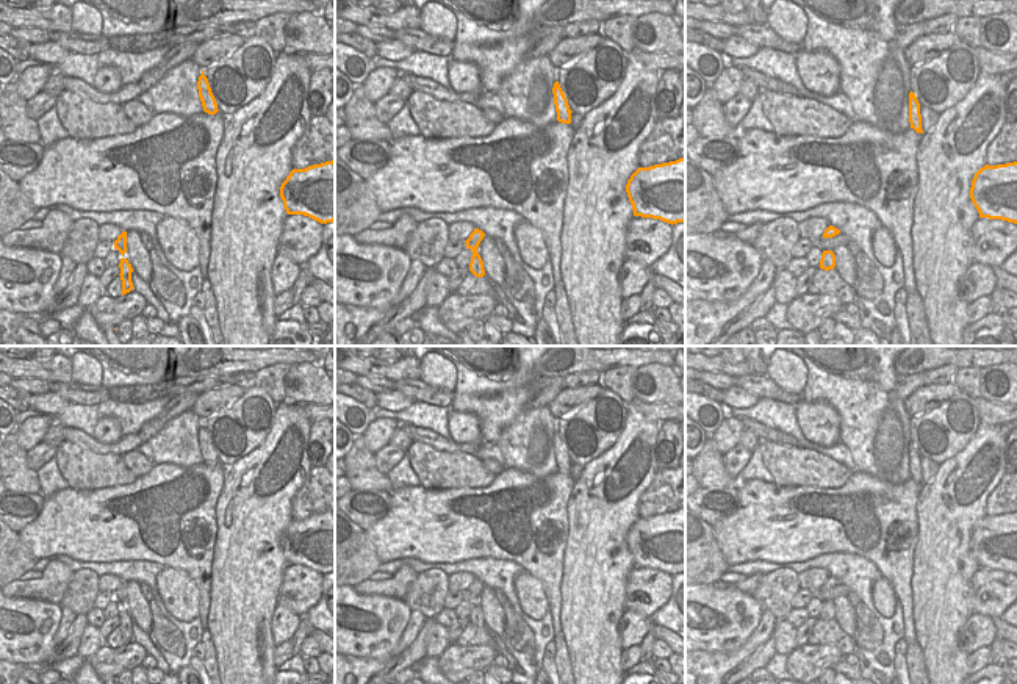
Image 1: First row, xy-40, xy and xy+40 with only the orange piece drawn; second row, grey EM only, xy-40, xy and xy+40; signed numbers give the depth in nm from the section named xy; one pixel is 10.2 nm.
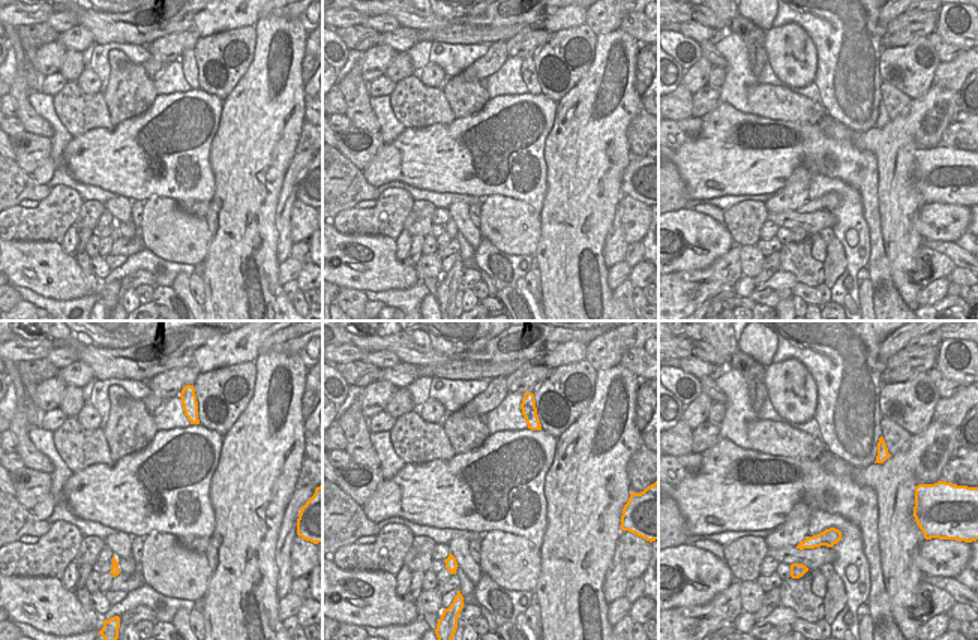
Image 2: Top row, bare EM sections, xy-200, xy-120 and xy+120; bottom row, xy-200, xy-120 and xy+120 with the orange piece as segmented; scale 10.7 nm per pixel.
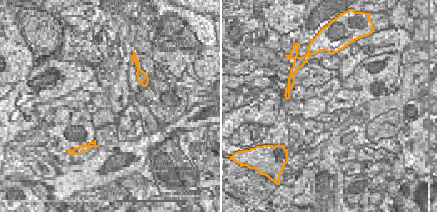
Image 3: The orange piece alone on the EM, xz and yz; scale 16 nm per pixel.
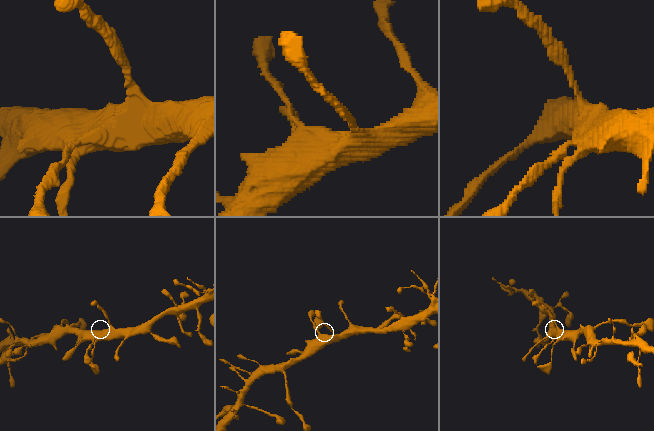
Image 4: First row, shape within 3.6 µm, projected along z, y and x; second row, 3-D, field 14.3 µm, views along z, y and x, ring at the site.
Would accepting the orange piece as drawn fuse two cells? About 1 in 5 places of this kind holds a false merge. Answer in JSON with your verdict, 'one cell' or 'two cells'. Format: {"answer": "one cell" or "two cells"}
{"answer": "one cell"}

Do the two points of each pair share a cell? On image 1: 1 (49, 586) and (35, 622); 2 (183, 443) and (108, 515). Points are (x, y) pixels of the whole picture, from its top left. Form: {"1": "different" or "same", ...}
{"1": "different", "2": "different"}

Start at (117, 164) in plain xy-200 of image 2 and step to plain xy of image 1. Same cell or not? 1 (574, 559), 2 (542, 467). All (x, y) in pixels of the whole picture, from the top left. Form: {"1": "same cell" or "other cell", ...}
{"1": "other cell", "2": "other cell"}

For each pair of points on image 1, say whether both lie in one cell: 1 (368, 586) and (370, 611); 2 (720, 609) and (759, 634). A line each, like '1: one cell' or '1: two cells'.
1: two cells
2: two cells

